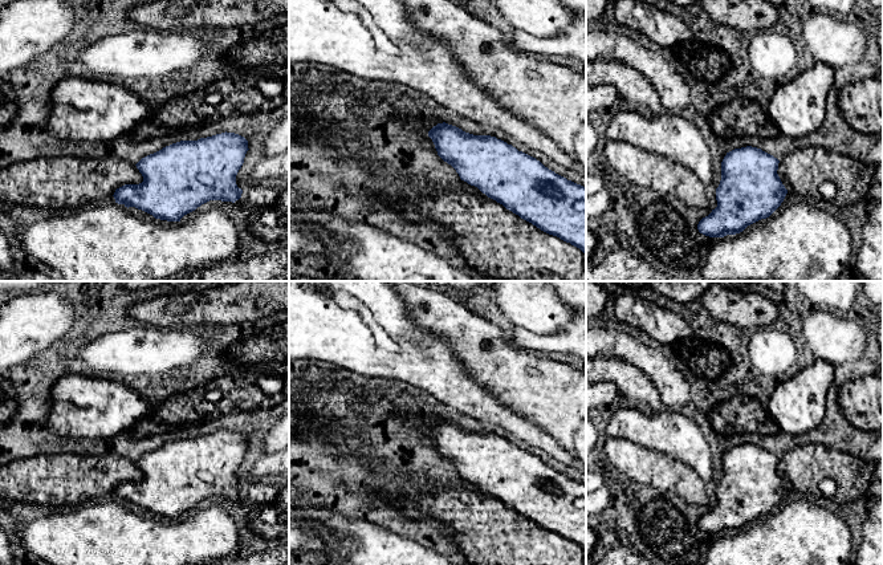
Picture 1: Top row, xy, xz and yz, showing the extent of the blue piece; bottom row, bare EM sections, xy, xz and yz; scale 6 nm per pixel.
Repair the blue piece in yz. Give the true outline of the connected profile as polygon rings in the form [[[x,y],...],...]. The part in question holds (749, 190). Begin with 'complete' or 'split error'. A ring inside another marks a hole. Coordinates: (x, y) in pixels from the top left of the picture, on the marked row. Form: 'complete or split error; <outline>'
complete; [[[752,146],[727,153],[716,188],[717,207],[699,221],[699,232],[724,237],[769,218],[788,194],[777,174],[778,163],[773,155]]]

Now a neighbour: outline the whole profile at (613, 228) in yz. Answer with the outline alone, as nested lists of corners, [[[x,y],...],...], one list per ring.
[[[618,174],[607,178],[606,188],[610,192],[609,207],[598,218],[586,220],[586,229],[598,237],[595,251],[586,260],[586,265],[598,265],[613,251],[624,248],[662,275],[687,281],[704,281],[703,265],[707,261],[709,248],[720,237],[700,233],[692,215],[684,212],[674,202],[651,190],[642,188]]]

